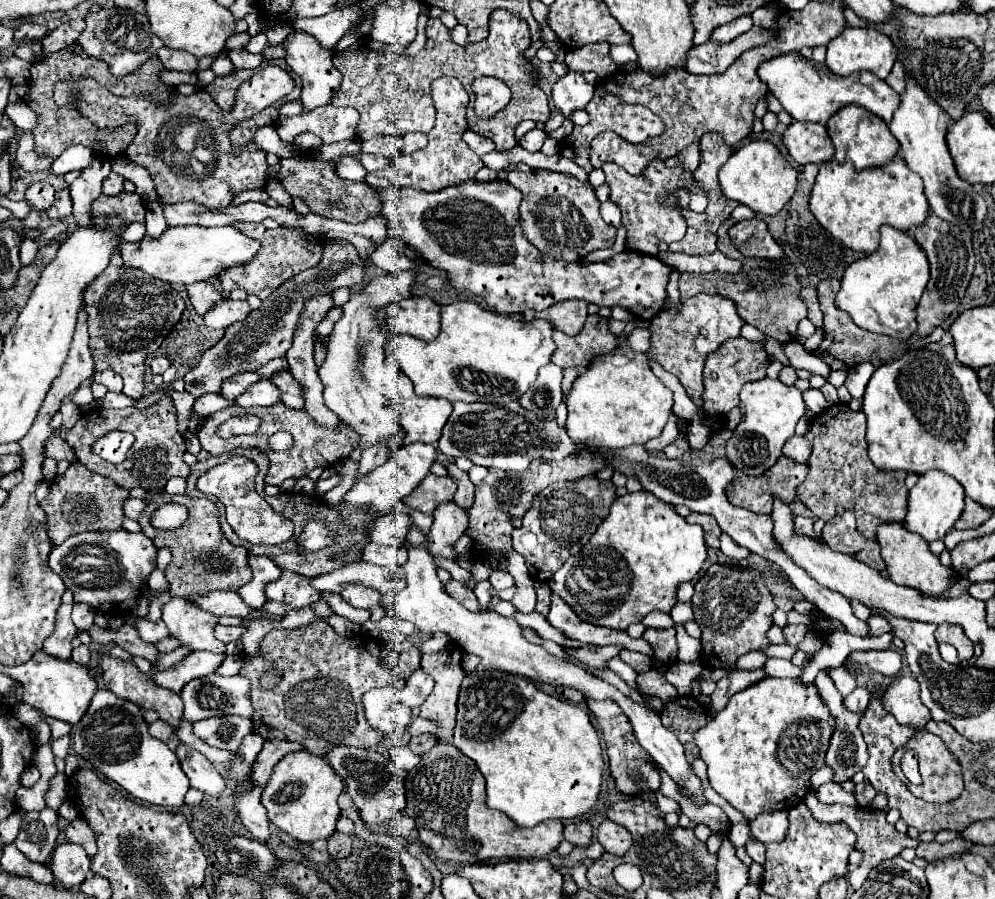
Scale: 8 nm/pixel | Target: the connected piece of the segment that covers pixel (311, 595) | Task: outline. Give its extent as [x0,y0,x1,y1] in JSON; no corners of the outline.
[265,568,321,608]

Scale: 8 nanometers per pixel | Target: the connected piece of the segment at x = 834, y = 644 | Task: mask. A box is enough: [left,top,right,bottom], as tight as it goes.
[801,632,893,682]

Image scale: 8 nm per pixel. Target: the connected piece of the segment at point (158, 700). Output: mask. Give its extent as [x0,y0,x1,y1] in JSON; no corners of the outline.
[97,654,183,728]

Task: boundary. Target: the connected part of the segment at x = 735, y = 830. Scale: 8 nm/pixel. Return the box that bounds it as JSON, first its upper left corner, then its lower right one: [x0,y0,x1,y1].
[729,824,749,848]

